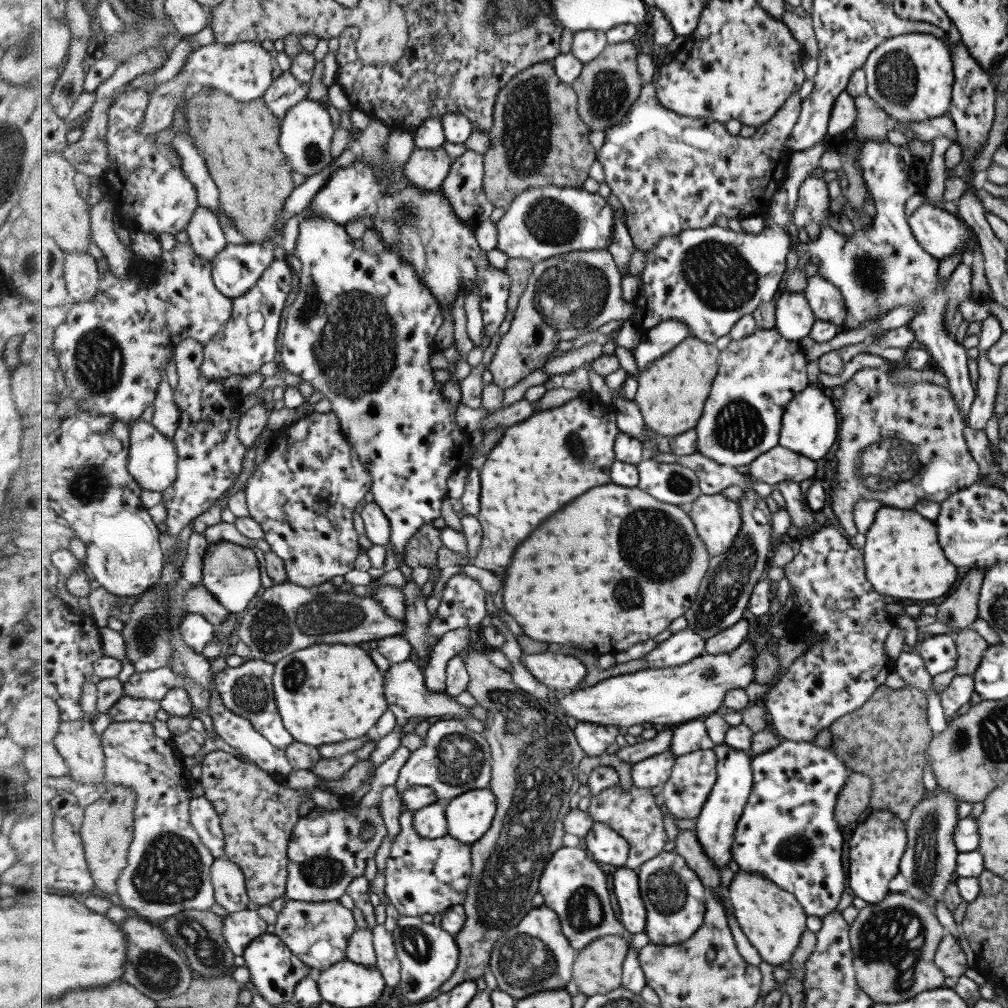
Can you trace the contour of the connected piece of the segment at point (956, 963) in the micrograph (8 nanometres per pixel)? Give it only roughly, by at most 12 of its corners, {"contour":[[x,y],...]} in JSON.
{"contour":[[945,934],[934,964],[944,977],[962,976],[967,967],[958,940]]}

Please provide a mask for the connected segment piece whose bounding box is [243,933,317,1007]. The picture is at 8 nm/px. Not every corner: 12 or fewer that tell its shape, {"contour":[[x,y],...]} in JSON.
{"contour":[[274,933],[243,957],[252,994],[271,1007],[293,1001],[317,974]]}

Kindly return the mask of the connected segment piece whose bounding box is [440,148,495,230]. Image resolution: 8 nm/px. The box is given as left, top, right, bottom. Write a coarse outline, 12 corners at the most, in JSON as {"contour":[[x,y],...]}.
{"contour":[[467,148],[440,186],[458,220],[481,228],[495,207],[484,154]]}

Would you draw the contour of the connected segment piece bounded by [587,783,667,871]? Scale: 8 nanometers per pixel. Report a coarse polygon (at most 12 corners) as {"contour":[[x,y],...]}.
{"contour":[[617,783],[587,810],[630,842],[638,871],[667,842],[651,789]]}

